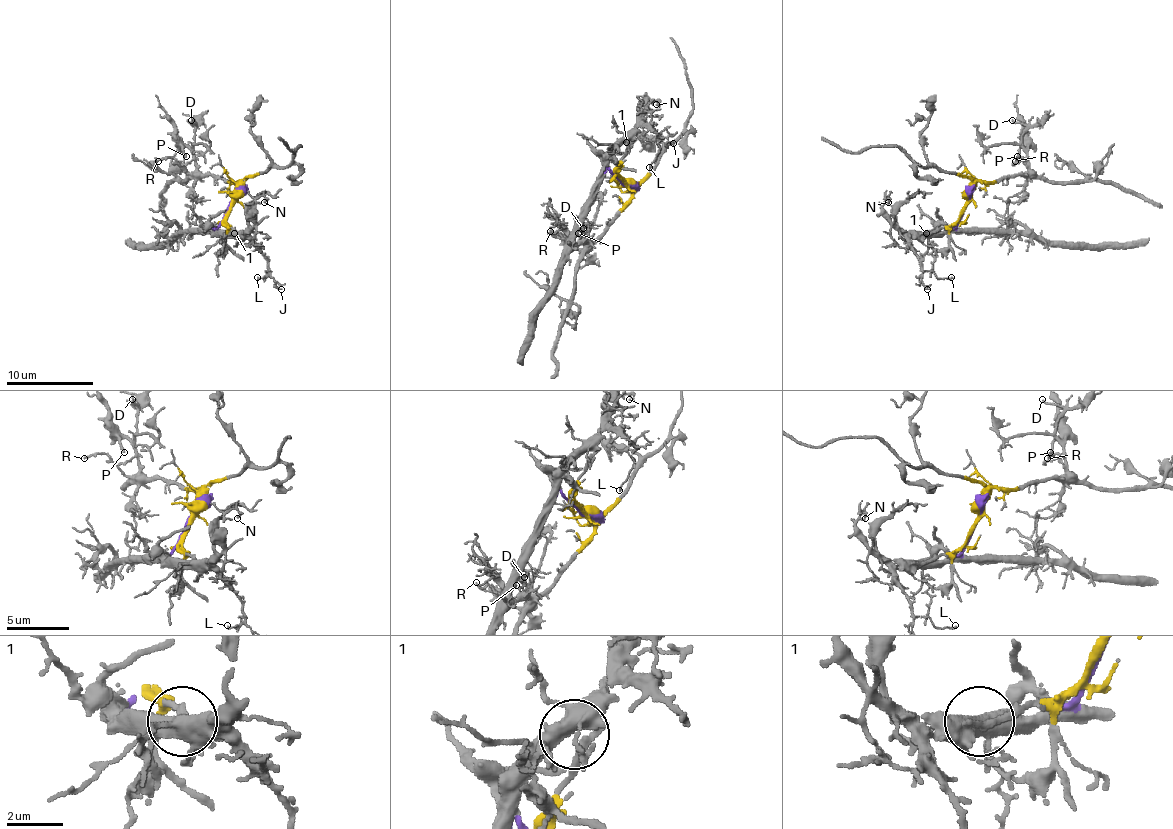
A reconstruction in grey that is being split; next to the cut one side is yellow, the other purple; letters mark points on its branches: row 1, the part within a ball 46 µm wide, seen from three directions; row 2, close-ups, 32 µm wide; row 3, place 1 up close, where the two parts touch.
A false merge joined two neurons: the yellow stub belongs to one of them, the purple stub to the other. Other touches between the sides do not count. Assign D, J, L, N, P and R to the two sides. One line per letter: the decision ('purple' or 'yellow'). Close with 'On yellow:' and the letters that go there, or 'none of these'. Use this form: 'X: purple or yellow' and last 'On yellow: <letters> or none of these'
D: yellow
J: purple
L: purple
N: purple
P: yellow
R: yellow
On yellow: D, P, R

